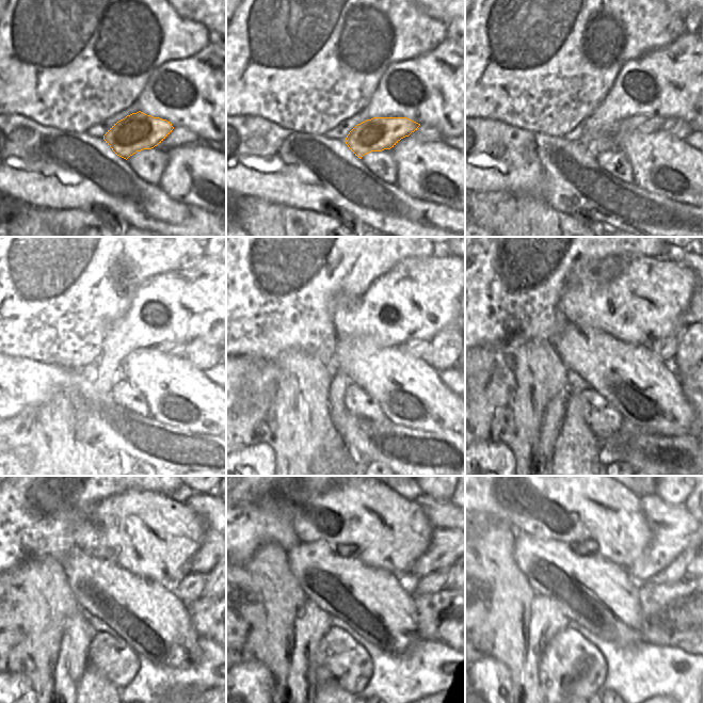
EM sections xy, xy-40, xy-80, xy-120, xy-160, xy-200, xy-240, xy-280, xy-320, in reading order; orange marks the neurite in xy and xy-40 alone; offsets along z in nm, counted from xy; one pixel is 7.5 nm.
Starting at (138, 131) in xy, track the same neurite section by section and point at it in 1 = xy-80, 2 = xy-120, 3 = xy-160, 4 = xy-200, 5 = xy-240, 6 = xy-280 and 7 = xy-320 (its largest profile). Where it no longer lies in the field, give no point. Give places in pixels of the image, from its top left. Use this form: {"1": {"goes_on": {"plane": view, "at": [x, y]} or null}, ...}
{"1": {"goes_on": {"plane": "xy-80", "at": [608, 137]}}, "2": {"goes_on": {"plane": "xy-120", "at": [177, 349]}}, "3": {"goes_on": {"plane": "xy-160", "at": [420, 348]}}, "4": {"goes_on": {"plane": "xy-200", "at": [665, 348]}}, "5": {"goes_on": {"plane": "xy-240", "at": [189, 589]}}, "6": {"goes_on": {"plane": "xy-280", "at": [433, 582]}}, "7": {"goes_on": {"plane": "xy-320", "at": [677, 571]}}}

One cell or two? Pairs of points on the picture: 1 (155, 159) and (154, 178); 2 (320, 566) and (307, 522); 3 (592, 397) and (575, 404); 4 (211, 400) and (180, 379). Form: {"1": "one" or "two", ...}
{"1": "one", "2": "two", "3": "two", "4": "one"}

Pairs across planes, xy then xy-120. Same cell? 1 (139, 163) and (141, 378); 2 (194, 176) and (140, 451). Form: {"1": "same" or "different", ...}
{"1": "different", "2": "different"}

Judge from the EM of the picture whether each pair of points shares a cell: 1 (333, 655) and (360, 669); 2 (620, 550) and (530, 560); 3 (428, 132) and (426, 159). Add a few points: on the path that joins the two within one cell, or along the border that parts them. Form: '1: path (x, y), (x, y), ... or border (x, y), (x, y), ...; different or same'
1: path (339, 659), (347, 662), (353, 669); same
2: border (596, 554), (619, 565); different
3: border (409, 136), (425, 142), (441, 140); different

